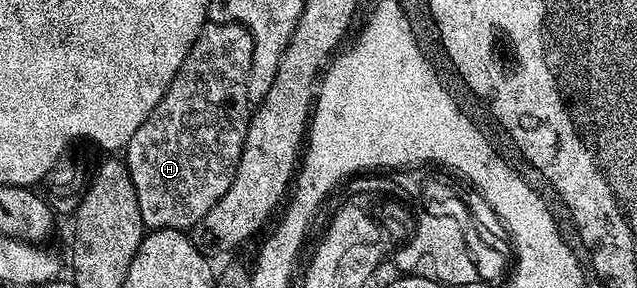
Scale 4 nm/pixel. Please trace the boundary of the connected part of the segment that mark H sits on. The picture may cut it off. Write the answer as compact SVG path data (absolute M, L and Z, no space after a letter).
M209 22L199 32L175 80L163 92L163 100L155 104L151 116L139 124L135 136L123 148L123 161L139 200L139 216L143 216L143 224L149 230L192 230L193 225L215 208L223 192L231 188L251 117L247 80L252 55L253 38L247 28L238 22Z

